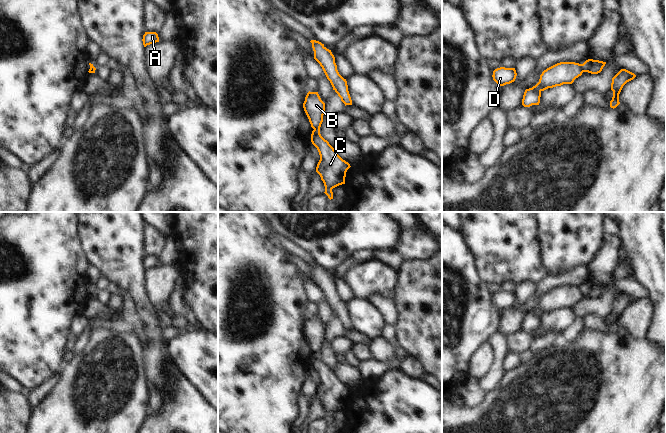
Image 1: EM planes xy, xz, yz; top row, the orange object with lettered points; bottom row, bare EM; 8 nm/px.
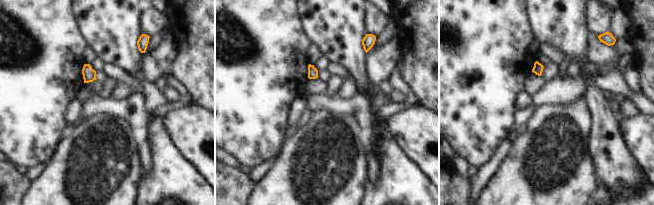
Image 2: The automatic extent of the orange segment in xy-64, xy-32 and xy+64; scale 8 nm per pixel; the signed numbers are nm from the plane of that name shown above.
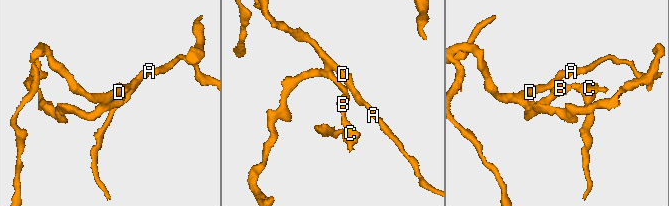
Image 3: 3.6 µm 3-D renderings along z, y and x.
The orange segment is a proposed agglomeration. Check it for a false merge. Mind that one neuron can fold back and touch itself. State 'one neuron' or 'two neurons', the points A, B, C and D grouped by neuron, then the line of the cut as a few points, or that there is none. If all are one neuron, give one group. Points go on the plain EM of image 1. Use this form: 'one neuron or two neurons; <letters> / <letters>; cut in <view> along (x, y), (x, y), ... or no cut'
two neurons; A B D / C; cut in yz along (581, 288), (581, 292), (584, 295)

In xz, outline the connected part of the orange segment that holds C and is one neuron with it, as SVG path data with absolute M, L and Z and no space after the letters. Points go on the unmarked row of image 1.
M314 353L311 358L311 366L317 372L320 384L316 391L316 396L320 399L325 410L325 418L333 423L332 413L345 408L347 394L351 391L343 384L334 372L325 364L320 353Z

